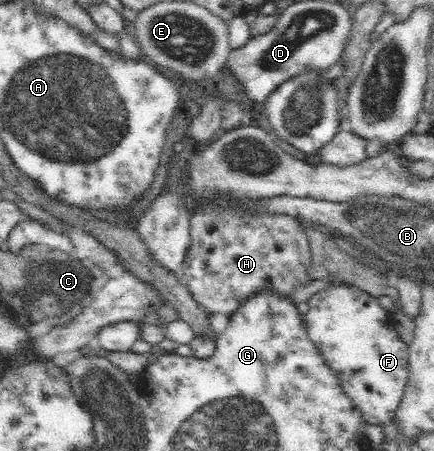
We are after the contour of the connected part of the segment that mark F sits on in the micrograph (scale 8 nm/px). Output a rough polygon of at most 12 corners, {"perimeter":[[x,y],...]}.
{"perimeter":[[357,286],[313,295],[305,316],[370,425],[396,417],[409,346]]}

